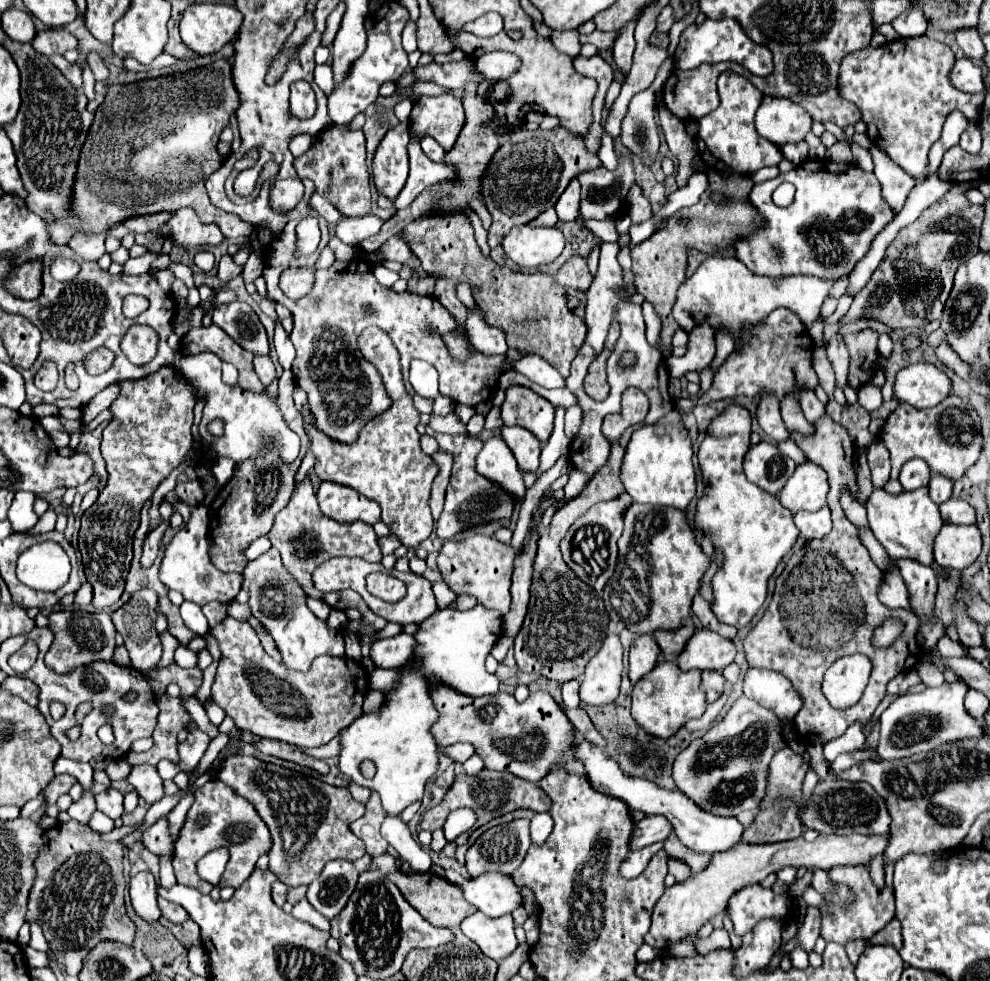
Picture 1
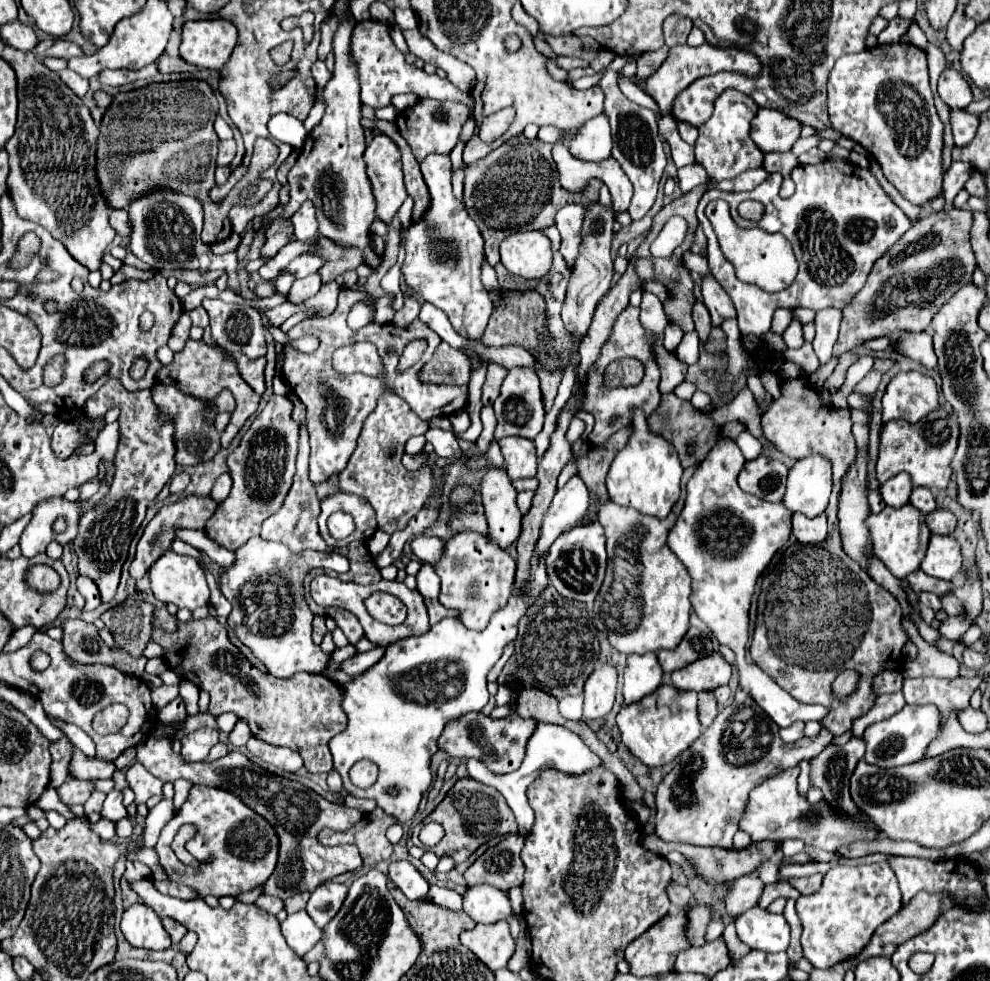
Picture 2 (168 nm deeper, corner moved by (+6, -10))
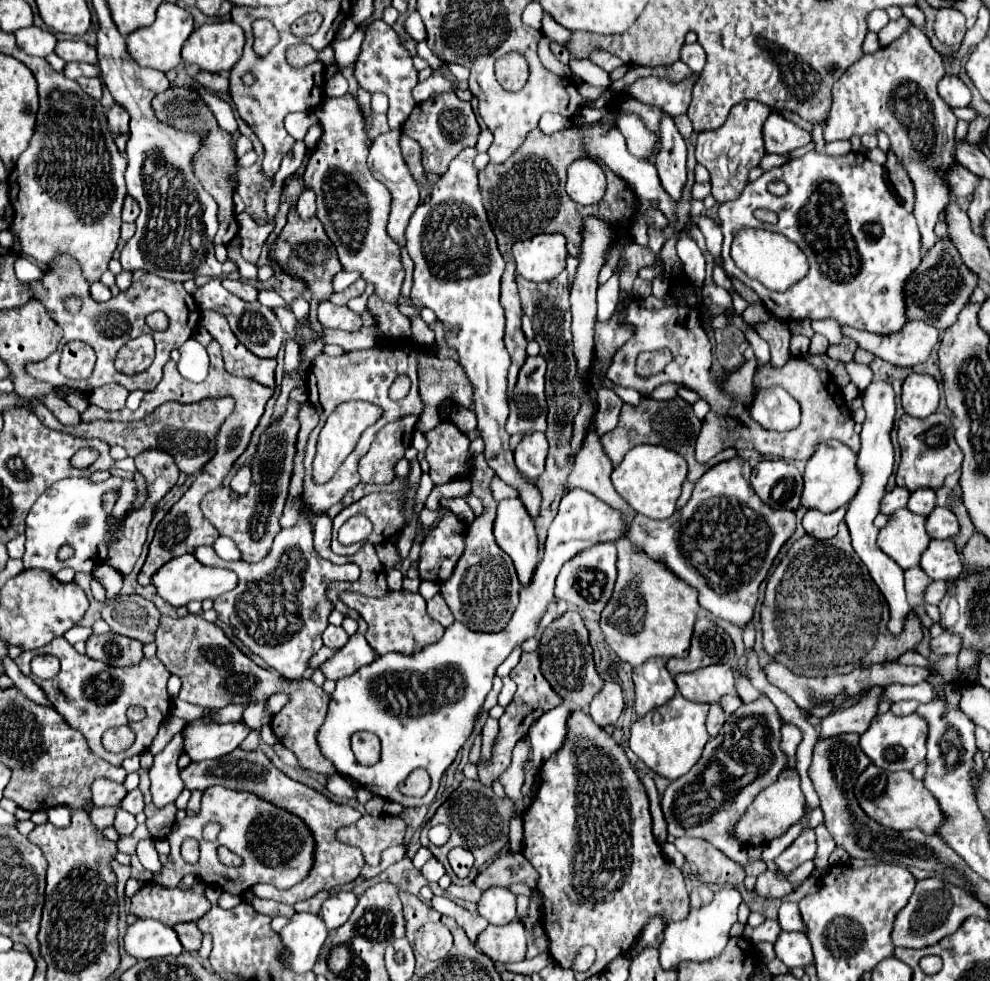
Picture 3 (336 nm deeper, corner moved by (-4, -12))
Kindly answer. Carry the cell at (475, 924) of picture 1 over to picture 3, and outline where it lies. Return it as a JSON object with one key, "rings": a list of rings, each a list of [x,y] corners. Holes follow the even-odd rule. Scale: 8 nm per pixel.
{"rings":[[[522,922],[488,926],[476,940],[476,948],[494,962],[520,962],[526,956],[526,930]]]}

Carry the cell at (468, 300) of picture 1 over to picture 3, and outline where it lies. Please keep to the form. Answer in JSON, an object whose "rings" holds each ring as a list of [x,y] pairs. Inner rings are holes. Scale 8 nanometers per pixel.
{"rings":[[[474,148],[462,150],[448,166],[448,170],[438,178],[432,186],[428,206],[418,206],[412,214],[412,220],[406,228],[406,250],[414,260],[414,284],[410,292],[410,300],[414,306],[426,306],[434,310],[438,320],[446,326],[446,336],[450,346],[458,352],[458,362],[464,366],[472,386],[474,386],[474,412],[478,416],[478,428],[482,432],[482,440],[486,444],[486,462],[490,468],[496,470],[498,478],[506,484],[520,490],[520,500],[526,506],[532,518],[538,516],[540,510],[540,490],[534,484],[528,484],[520,478],[520,472],[514,464],[512,452],[508,448],[508,434],[504,430],[508,418],[508,402],[506,402],[506,374],[510,356],[504,348],[504,310],[500,306],[500,276],[504,272],[504,258],[496,246],[494,232],[490,228],[486,210],[482,206],[482,196],[478,188],[478,172],[472,166],[476,156]]]}

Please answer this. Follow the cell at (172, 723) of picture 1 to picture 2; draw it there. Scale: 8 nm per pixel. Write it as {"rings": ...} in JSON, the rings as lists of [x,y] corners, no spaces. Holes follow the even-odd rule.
{"rings":[[[148,736],[136,746],[136,762],[146,766],[154,776],[162,782],[174,782],[178,778],[190,780],[192,784],[204,784],[228,790],[244,800],[254,812],[264,816],[272,826],[276,826],[280,838],[280,858],[274,874],[264,884],[262,892],[268,896],[276,896],[286,900],[300,892],[312,892],[316,886],[332,880],[338,874],[358,870],[362,866],[362,858],[356,846],[322,846],[318,842],[318,830],[332,828],[332,830],[346,830],[352,828],[360,818],[362,812],[356,808],[348,808],[344,804],[332,804],[324,800],[314,790],[302,786],[300,782],[288,780],[284,776],[270,774],[268,770],[256,766],[248,760],[248,756],[240,750],[232,750],[226,756],[218,758],[218,764],[204,764],[204,762],[186,762],[180,754],[172,750],[170,738],[156,738]]]}

